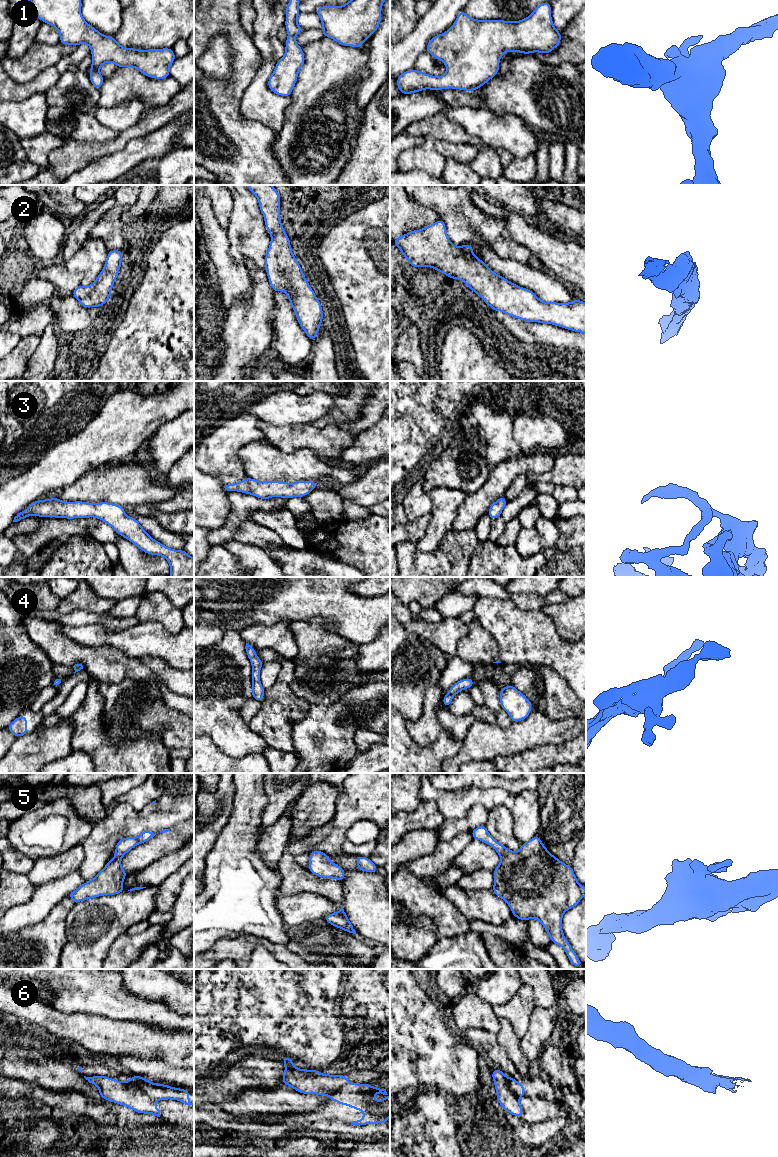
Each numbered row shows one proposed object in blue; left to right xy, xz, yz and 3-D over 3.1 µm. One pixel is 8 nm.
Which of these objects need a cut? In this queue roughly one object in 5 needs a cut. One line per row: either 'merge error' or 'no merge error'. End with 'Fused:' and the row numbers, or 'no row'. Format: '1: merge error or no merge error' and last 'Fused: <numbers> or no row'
1: no merge error
2: no merge error
3: no merge error
4: no merge error
5: no merge error
6: merge error
Fused: 6

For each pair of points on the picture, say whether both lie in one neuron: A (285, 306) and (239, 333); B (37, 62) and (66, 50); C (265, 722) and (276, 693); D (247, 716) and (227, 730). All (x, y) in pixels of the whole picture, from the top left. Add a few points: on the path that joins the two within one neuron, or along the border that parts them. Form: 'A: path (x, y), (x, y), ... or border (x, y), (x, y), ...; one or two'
A: border (275, 292), (272, 322), (274, 337); two
B: path (44, 56), (59, 51); one
C: path (272, 715), (276, 711), (276, 700); one
D: border (251, 698), (240, 710), (240, 716), (247, 724); two

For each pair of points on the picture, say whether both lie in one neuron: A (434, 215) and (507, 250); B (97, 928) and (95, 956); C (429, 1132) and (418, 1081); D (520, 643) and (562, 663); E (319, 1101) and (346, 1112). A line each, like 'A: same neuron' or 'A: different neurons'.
A: different neurons
B: same neuron
C: different neurons
D: same neuron
E: different neurons

